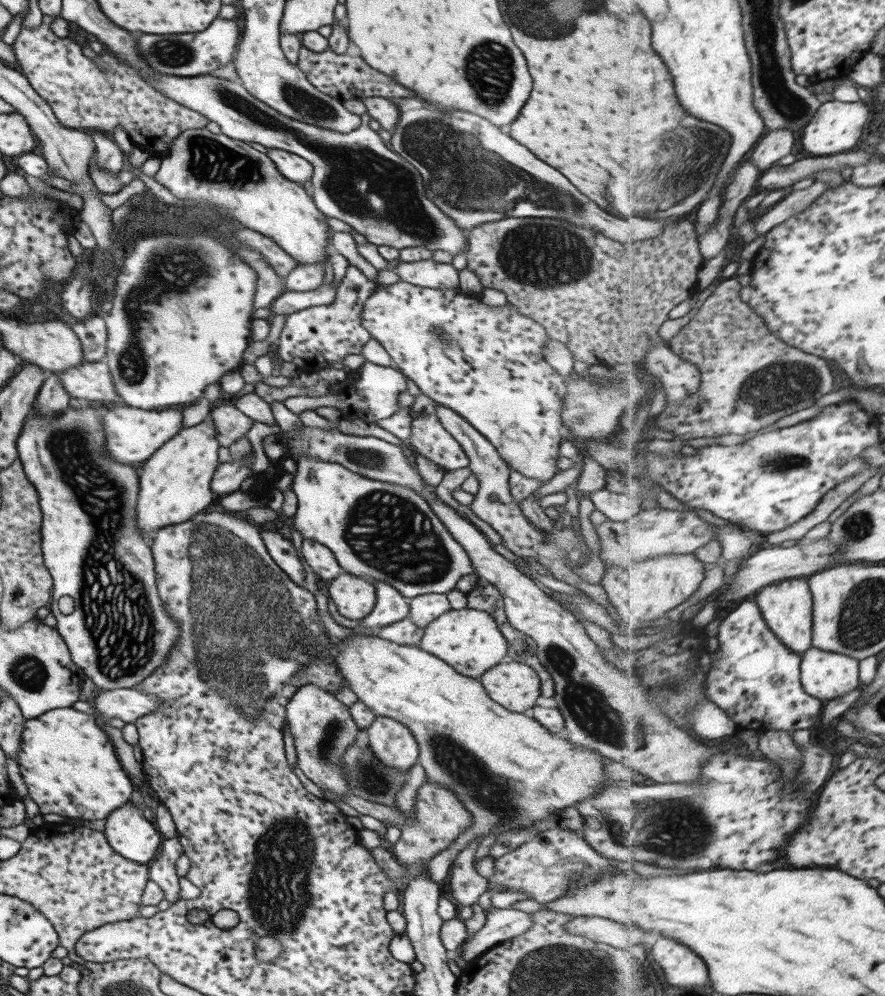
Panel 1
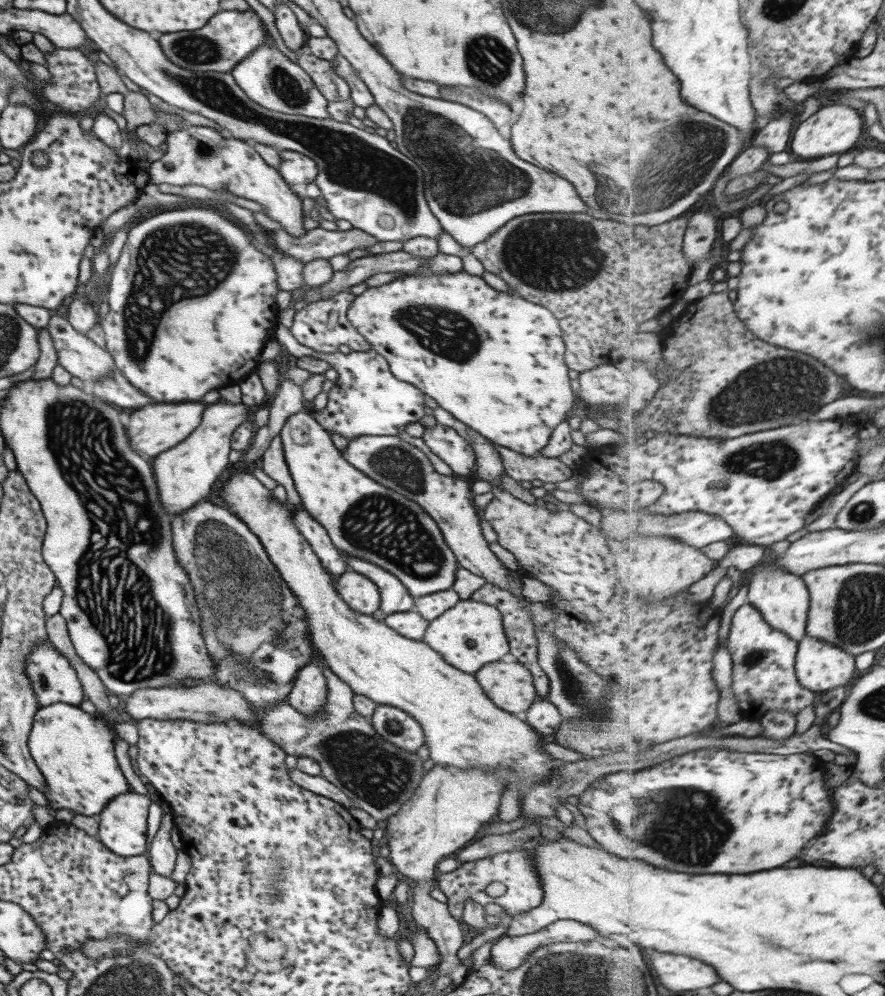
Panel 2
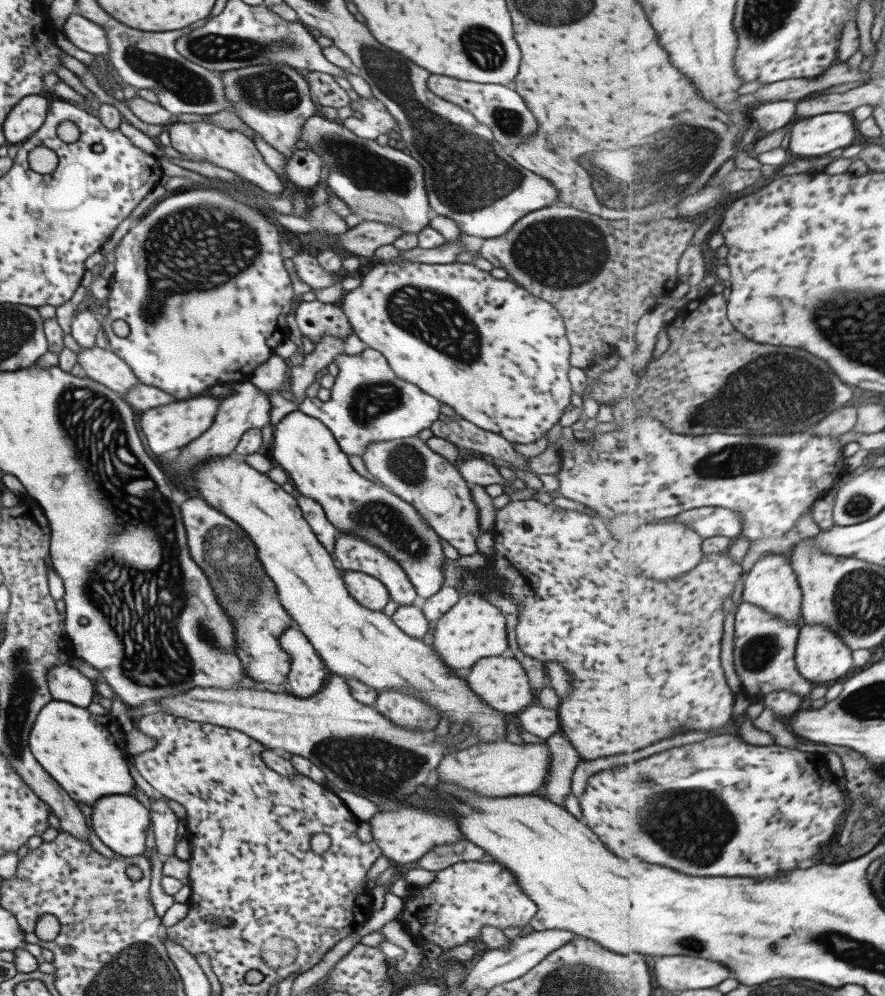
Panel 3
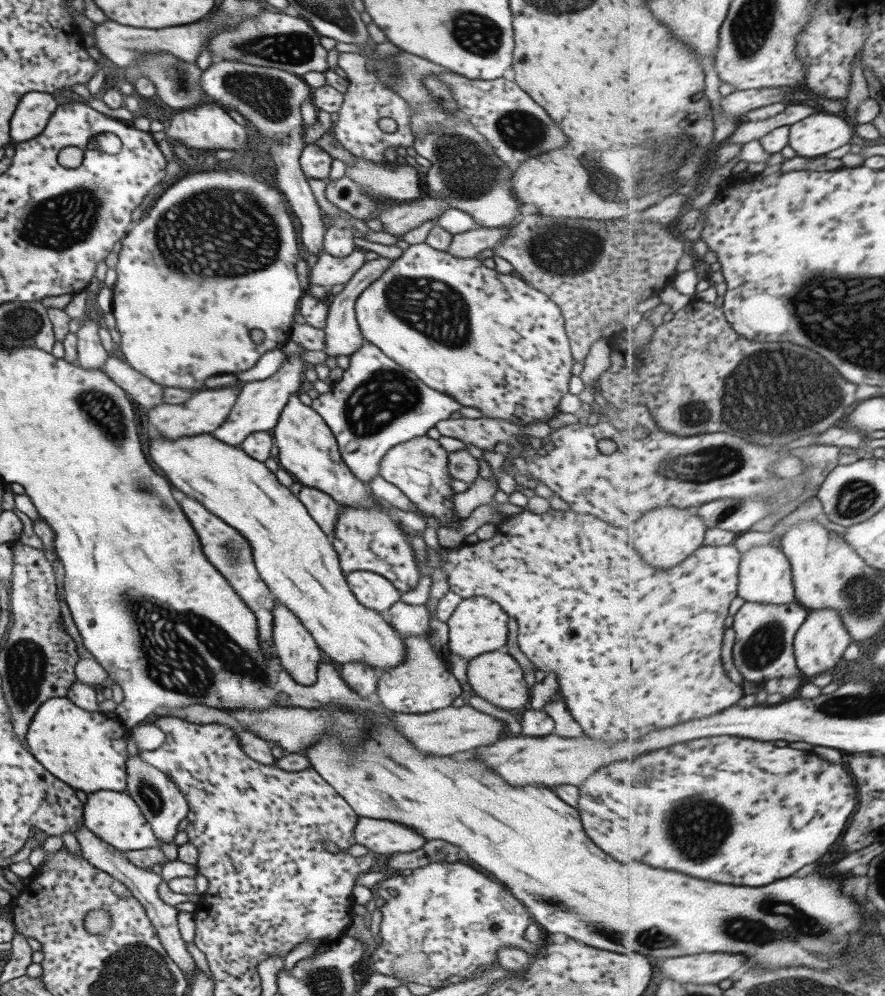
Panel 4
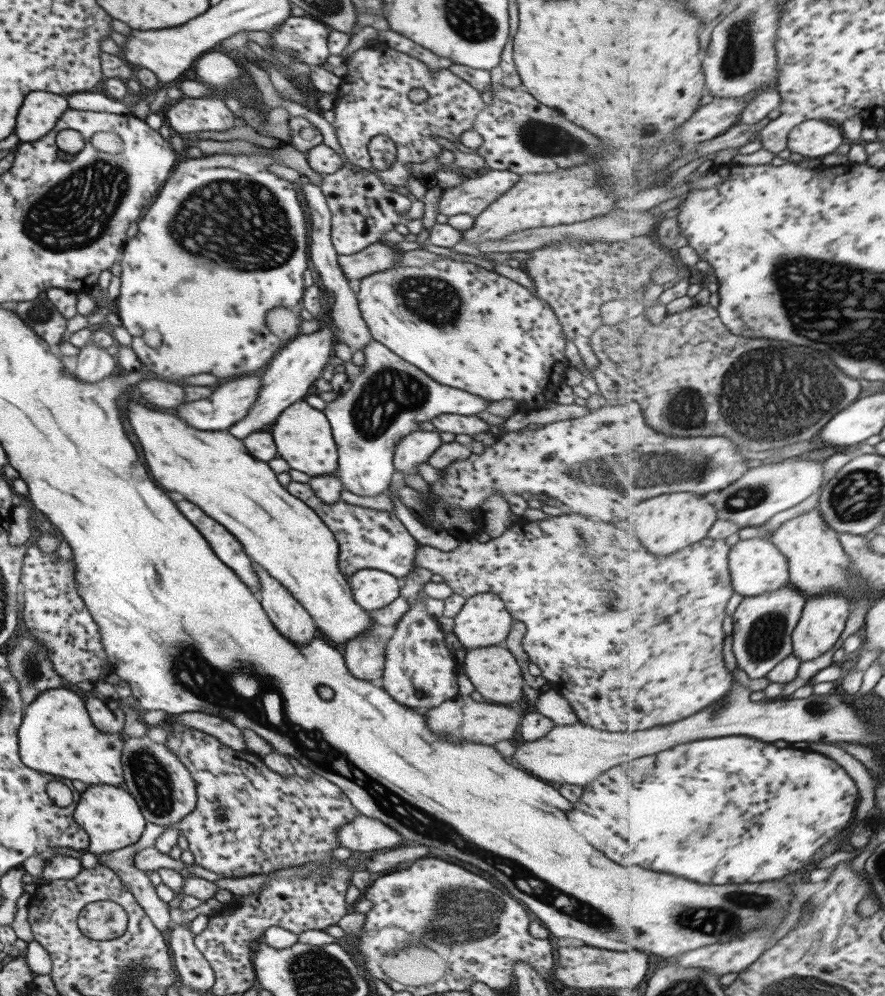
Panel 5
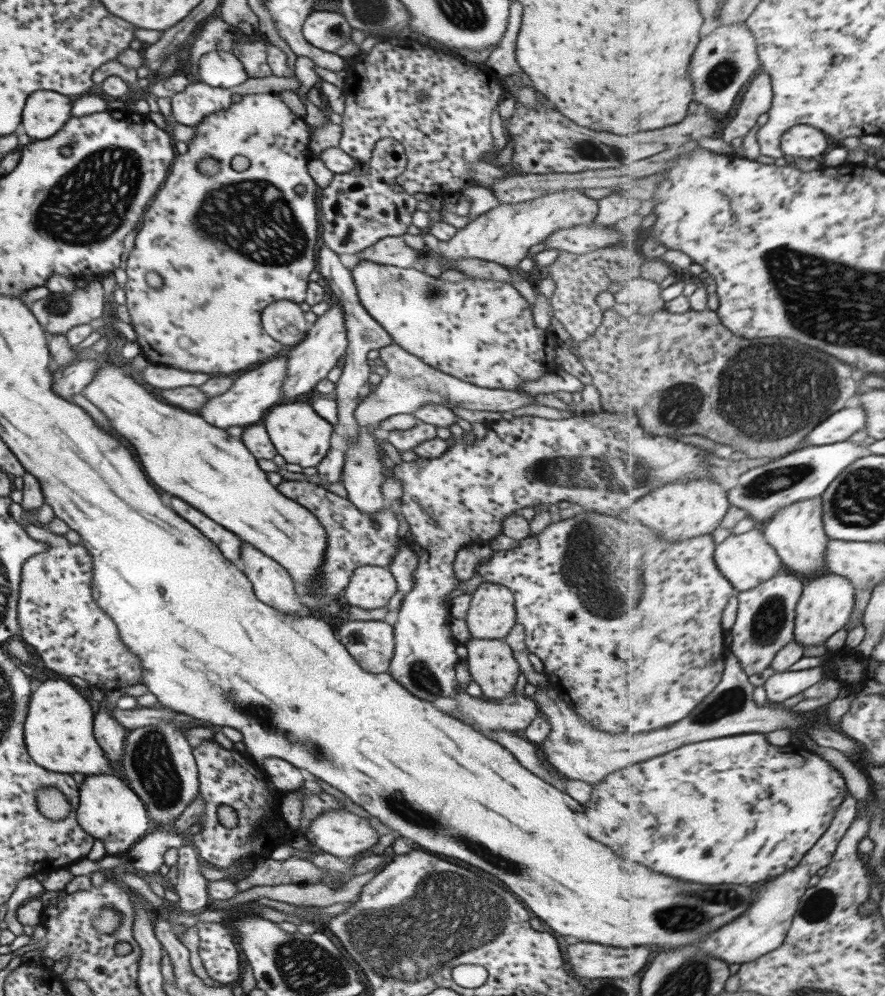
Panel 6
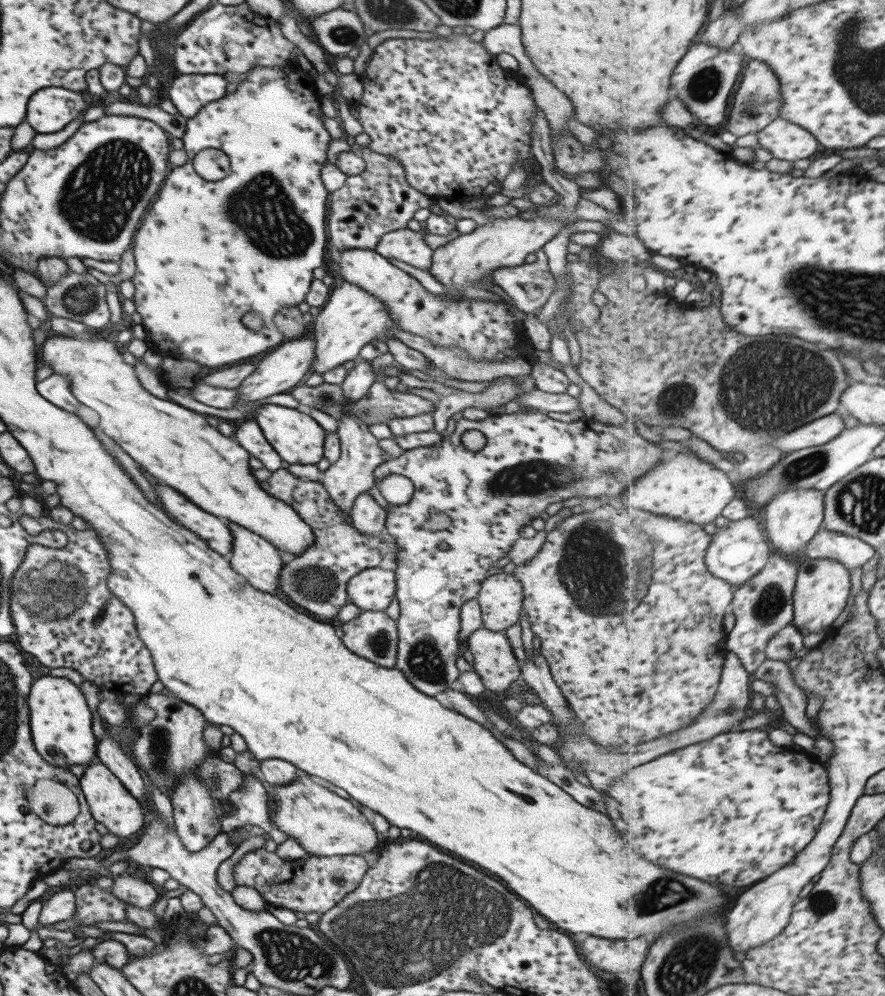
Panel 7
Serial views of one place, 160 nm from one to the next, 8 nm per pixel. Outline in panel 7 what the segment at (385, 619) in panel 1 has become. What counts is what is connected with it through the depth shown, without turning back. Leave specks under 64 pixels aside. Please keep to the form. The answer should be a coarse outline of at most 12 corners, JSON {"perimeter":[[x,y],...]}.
{"perimeter":[[287,469],[259,482],[313,533],[283,555],[287,600],[330,621],[347,581],[381,560],[320,481]]}

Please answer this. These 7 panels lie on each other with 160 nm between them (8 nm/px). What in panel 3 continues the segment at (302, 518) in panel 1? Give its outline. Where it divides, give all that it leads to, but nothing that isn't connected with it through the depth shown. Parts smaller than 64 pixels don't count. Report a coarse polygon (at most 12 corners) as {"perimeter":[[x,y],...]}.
{"perimeter":[[291,411],[271,461],[339,534],[378,546],[416,595],[442,587],[439,537]]}

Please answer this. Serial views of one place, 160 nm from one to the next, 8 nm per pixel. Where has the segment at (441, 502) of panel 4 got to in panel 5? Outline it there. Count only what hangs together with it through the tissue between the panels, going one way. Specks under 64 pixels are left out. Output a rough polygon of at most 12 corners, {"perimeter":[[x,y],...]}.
{"perimeter":[[438,431],[402,436],[392,458],[395,478],[417,473],[441,443]]}

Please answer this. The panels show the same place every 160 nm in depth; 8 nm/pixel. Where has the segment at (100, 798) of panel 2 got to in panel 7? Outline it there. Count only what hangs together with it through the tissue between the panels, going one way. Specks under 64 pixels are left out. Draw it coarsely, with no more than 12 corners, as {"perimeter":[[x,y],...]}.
{"perimeter":[[67,678],[32,680],[33,748],[68,768],[97,760],[91,712]]}

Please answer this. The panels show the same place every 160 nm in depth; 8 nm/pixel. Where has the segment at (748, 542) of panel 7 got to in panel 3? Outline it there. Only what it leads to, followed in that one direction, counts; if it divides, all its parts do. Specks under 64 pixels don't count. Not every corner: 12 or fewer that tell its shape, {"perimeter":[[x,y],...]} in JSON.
{"perimeter":[[759,557],[743,600],[788,623],[802,621],[804,594],[792,561]]}

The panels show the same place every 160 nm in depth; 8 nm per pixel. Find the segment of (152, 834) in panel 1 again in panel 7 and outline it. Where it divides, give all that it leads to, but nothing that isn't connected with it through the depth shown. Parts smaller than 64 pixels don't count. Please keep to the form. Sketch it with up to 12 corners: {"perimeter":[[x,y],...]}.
{"perimeter":[[103,764],[78,781],[89,814],[120,840],[143,826],[138,802]]}

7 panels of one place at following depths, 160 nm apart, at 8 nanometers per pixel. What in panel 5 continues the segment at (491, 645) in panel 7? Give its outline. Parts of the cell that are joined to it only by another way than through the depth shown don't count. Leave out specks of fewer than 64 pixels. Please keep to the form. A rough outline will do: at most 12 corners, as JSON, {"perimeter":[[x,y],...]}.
{"perimeter":[[502,644],[465,650],[463,670],[486,702],[523,700]]}

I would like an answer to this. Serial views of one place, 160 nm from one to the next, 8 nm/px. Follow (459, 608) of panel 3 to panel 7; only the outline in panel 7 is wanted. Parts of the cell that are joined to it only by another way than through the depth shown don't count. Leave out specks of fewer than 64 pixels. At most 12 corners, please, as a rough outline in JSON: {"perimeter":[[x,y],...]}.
{"perimeter":[[508,569],[485,577],[475,598],[482,627],[517,623],[523,597]]}

